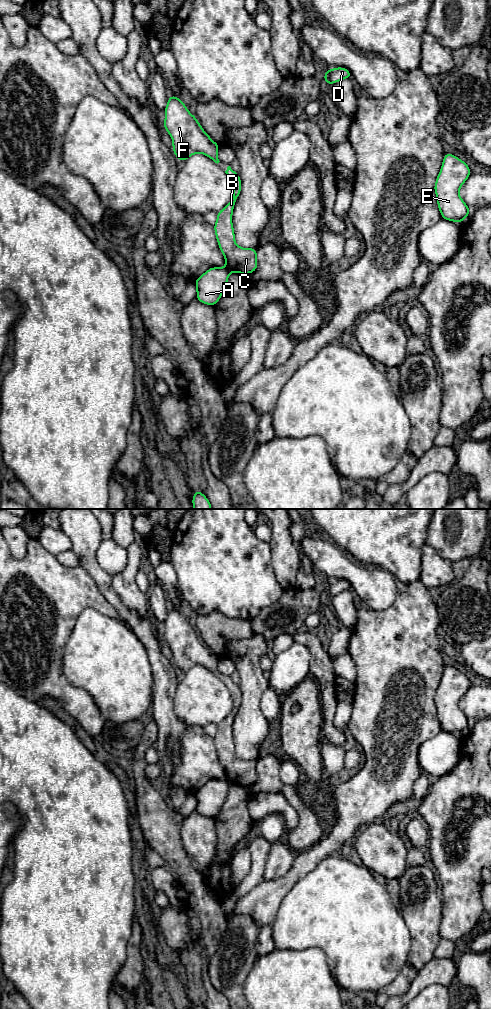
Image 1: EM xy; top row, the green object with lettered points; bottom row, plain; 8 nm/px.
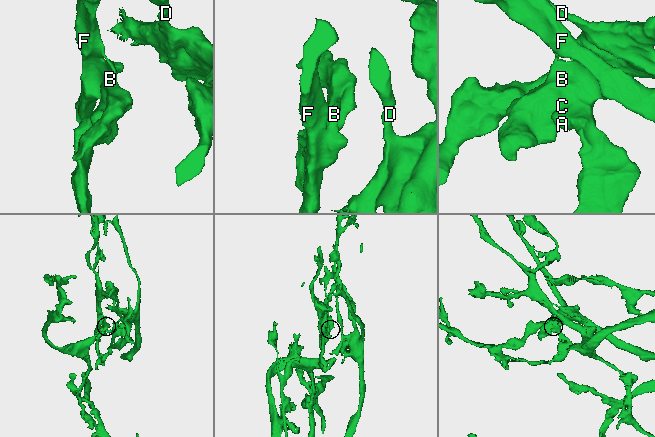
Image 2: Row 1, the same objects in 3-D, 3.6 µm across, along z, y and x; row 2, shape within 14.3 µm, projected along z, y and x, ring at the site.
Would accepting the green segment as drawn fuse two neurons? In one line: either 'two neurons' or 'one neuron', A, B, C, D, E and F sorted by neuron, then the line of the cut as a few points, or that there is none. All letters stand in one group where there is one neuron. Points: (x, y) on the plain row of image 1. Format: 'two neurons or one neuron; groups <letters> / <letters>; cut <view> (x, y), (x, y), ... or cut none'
two neurons; groups A D E / B C F; cut xy (225, 779), (231, 783)

